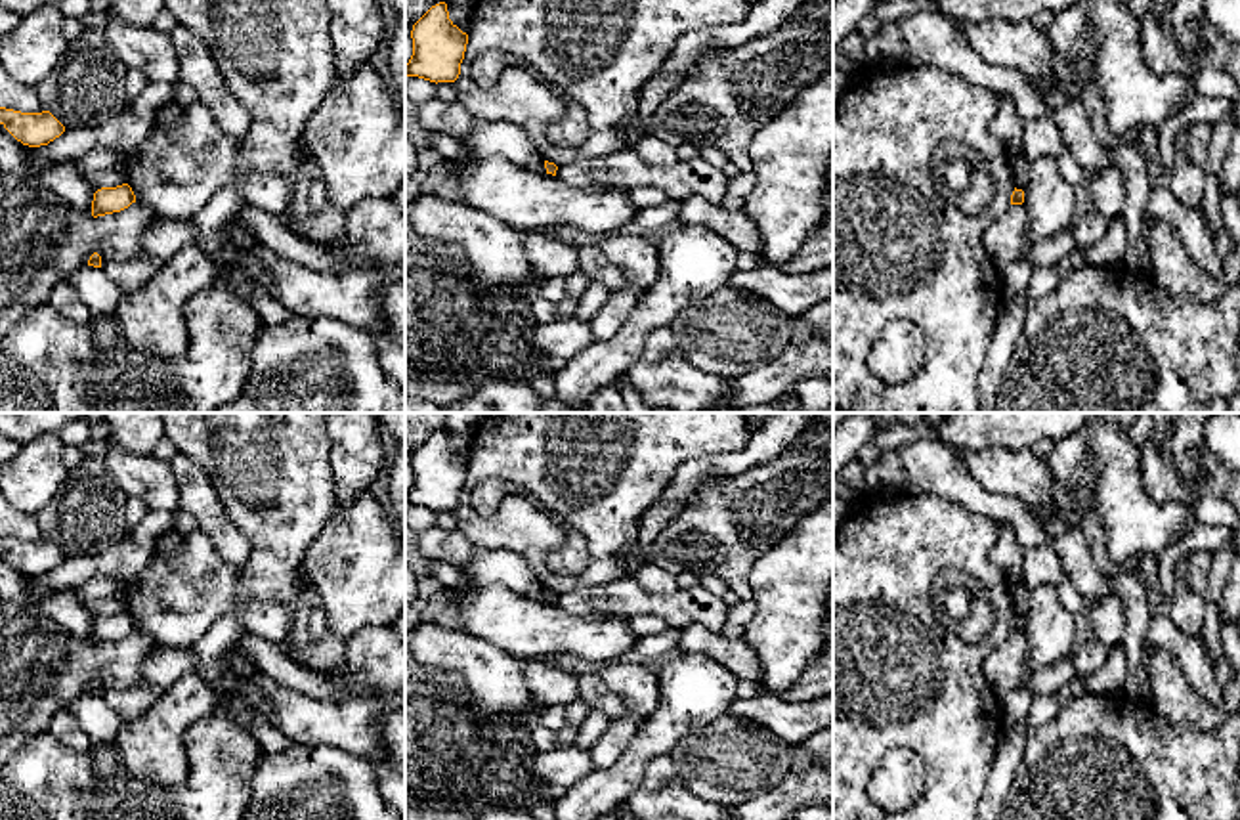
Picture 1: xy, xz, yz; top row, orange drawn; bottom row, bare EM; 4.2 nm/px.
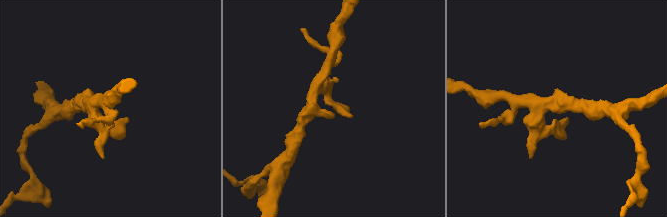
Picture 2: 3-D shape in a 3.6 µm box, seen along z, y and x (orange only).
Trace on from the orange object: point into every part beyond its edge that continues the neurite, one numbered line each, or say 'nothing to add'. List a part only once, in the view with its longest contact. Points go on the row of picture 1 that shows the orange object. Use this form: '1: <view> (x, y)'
nothing to add

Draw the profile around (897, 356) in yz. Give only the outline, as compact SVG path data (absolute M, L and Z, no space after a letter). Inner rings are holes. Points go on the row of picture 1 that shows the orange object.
M894 319L873 342L867 367L887 386L904 386L921 371L925 357L923 331L908 319Z

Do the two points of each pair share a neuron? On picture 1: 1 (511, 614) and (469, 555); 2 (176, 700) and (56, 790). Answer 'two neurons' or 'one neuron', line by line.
1: two neurons
2: two neurons

